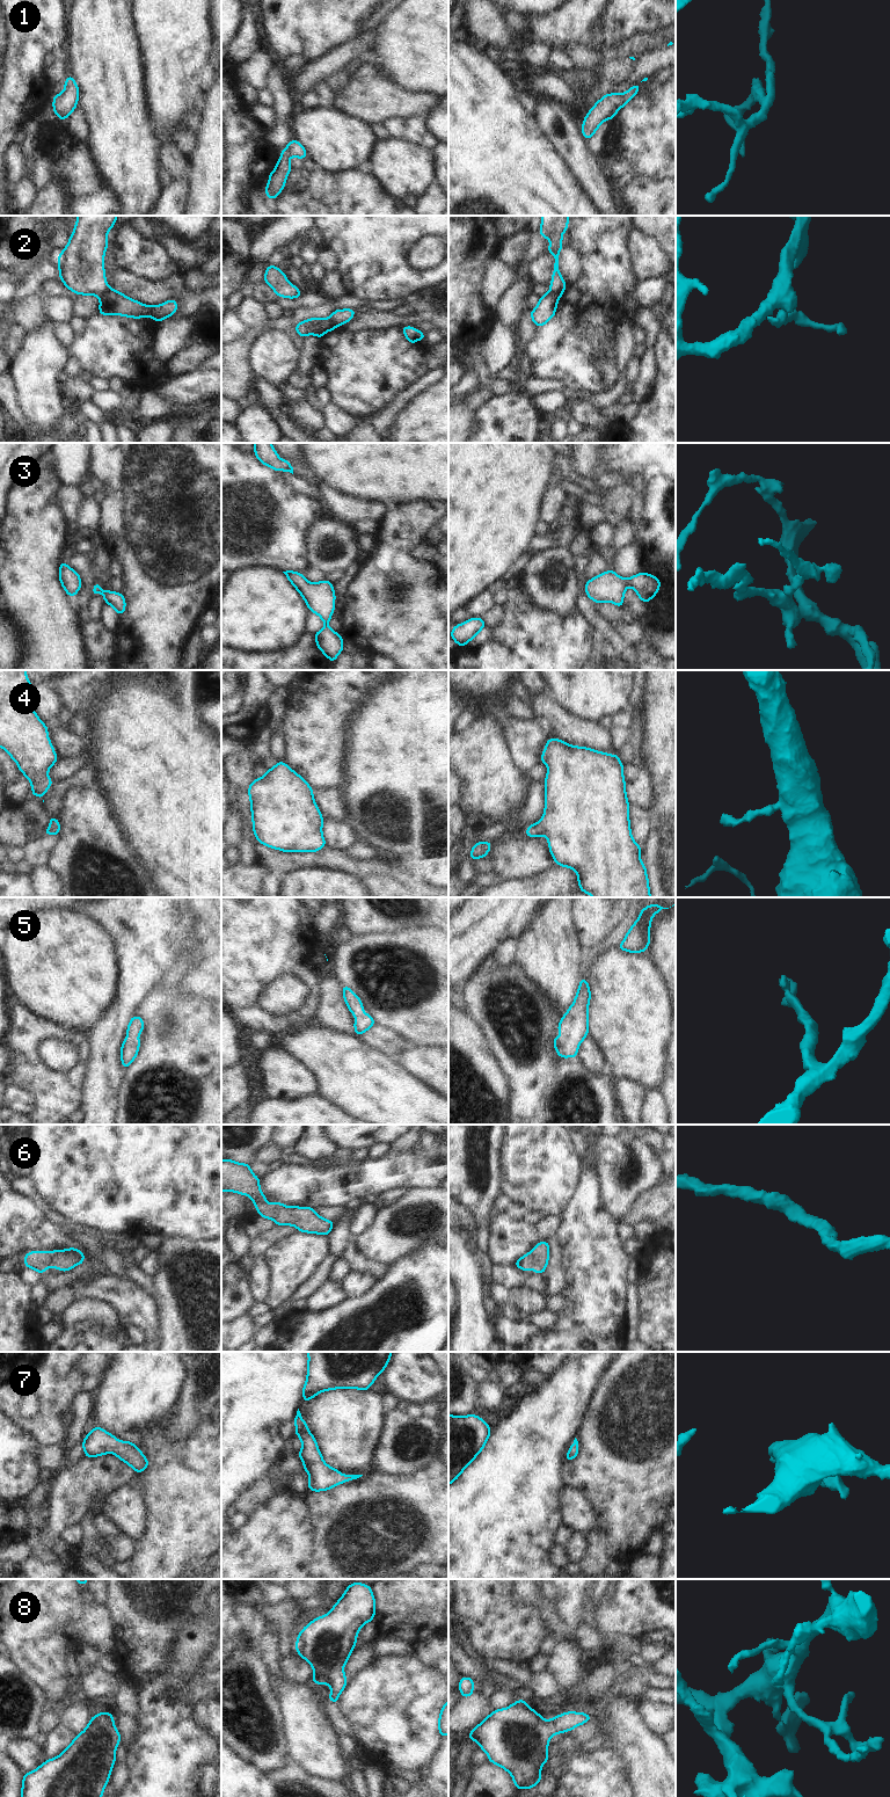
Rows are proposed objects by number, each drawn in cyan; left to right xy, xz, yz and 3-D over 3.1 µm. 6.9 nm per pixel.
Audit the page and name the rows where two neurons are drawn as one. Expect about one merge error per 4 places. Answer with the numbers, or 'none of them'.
2

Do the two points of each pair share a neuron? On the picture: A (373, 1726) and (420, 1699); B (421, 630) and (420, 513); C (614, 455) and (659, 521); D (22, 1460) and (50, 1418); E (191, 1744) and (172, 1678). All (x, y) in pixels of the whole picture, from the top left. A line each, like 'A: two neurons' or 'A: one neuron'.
A: one neuron
B: one neuron
C: one neuron
D: two neurons
E: one neuron

